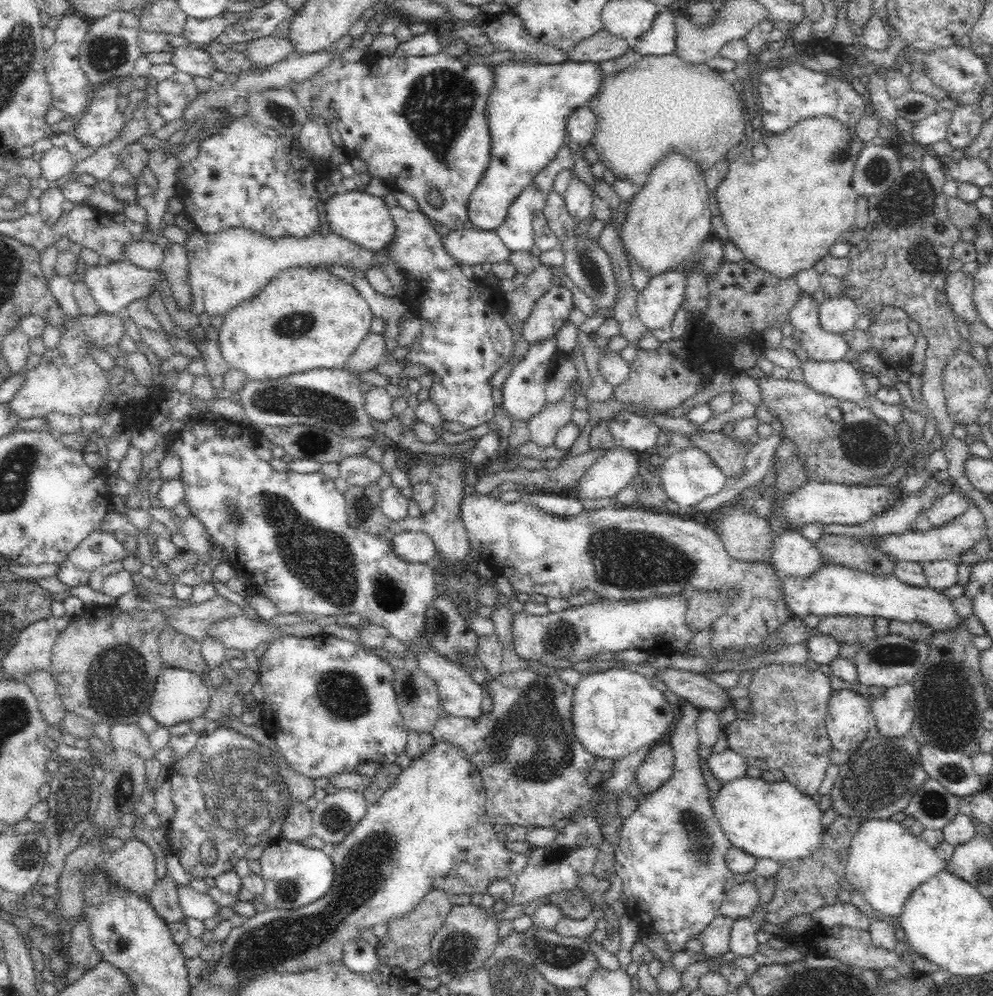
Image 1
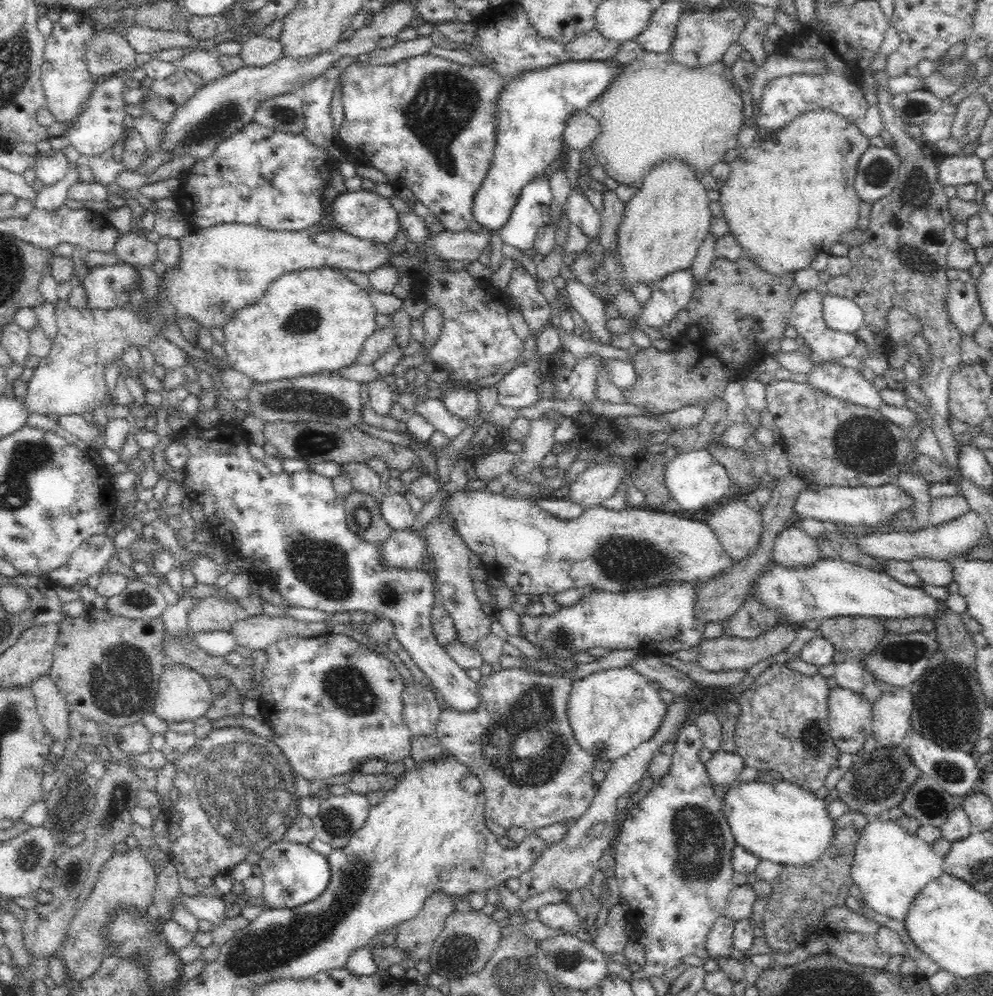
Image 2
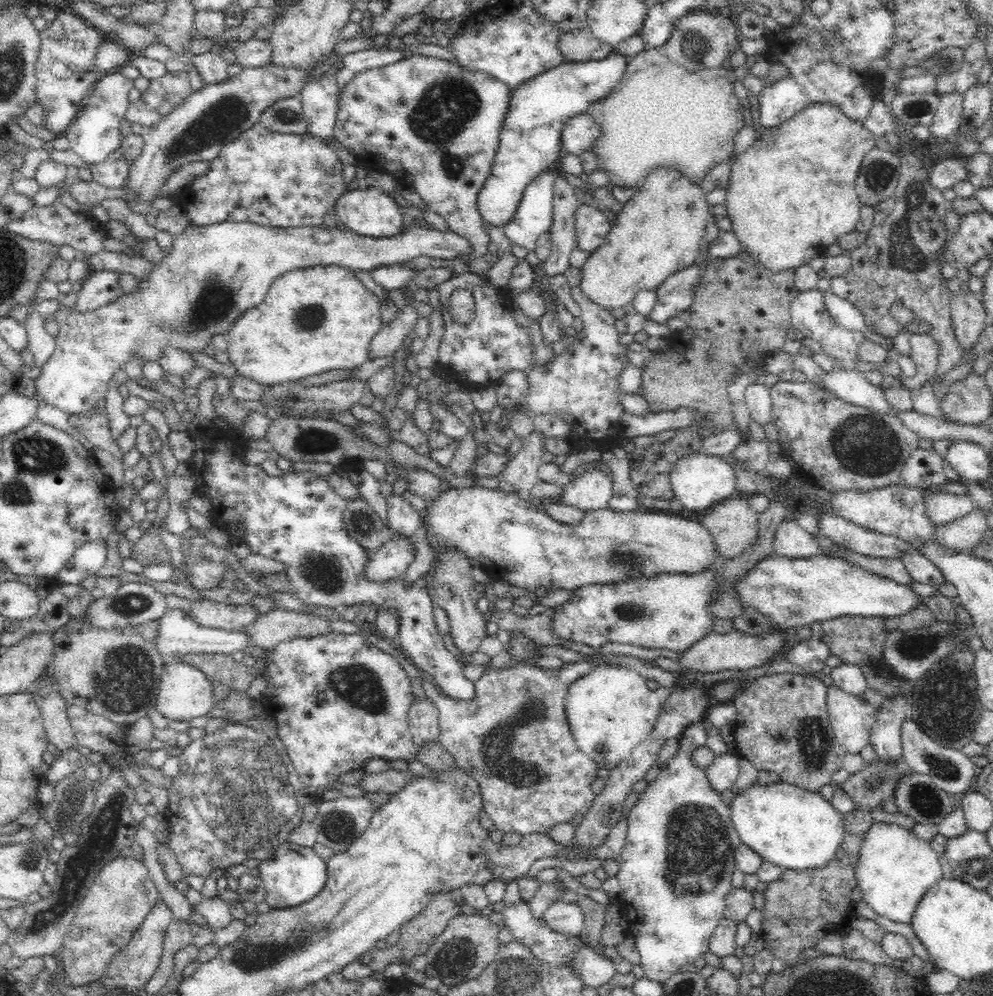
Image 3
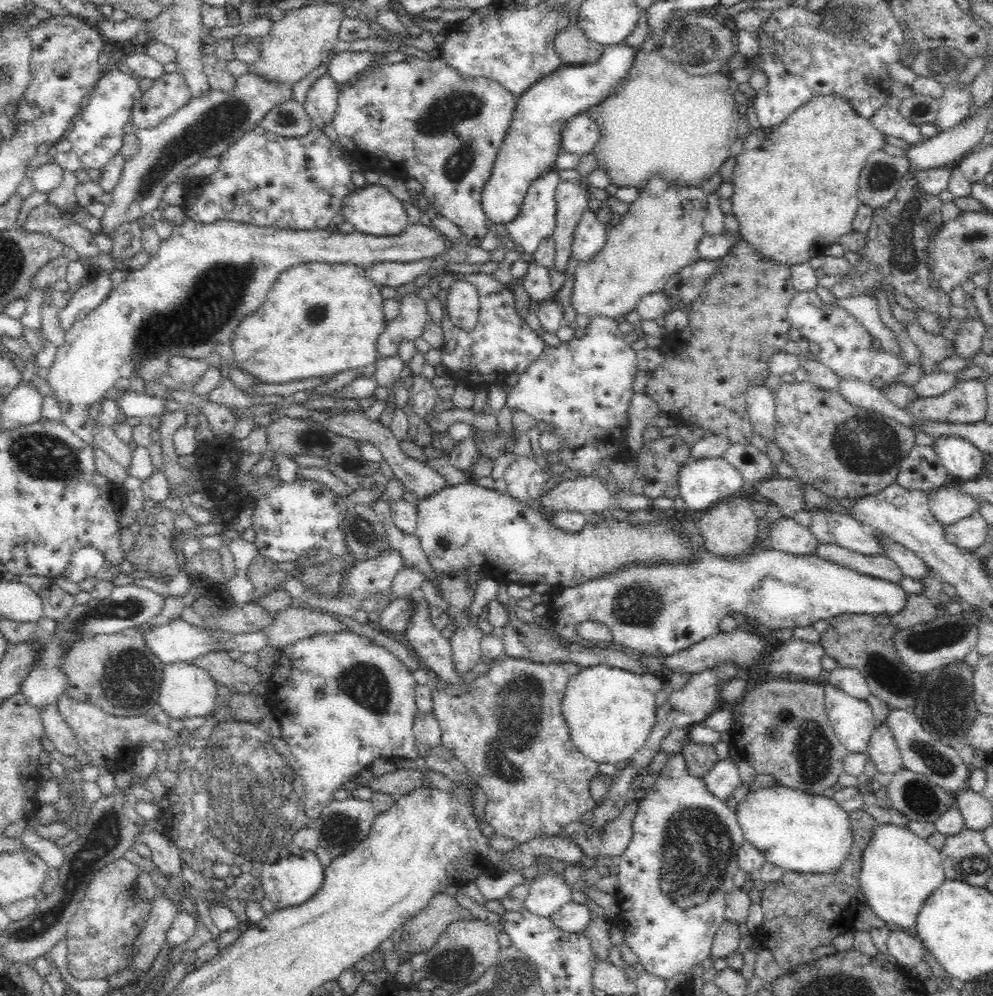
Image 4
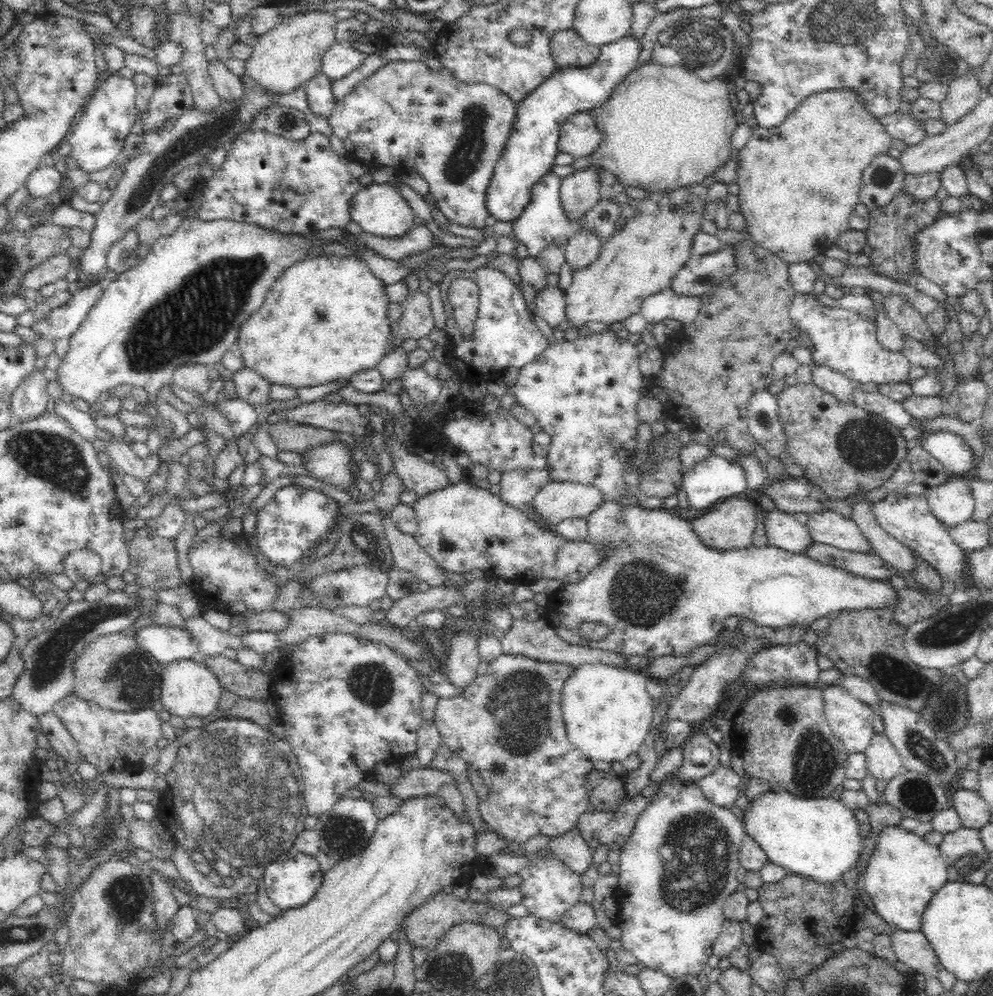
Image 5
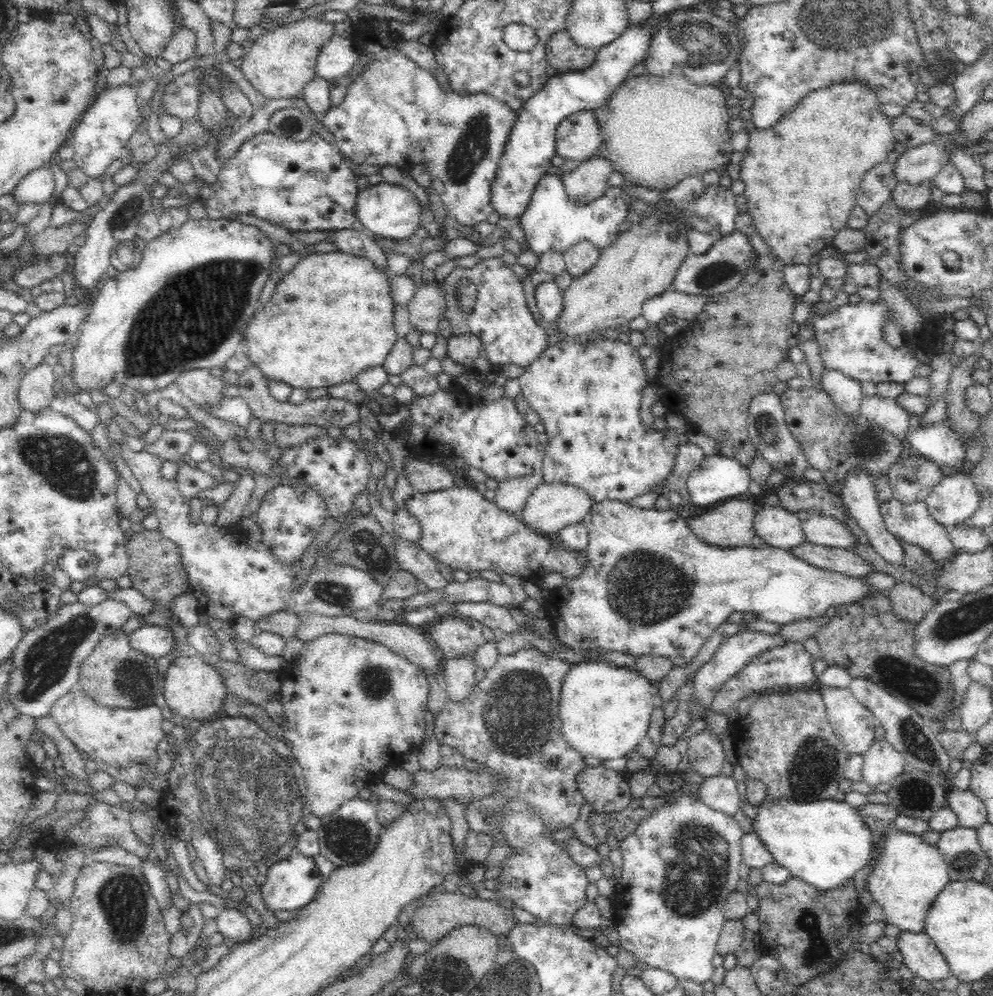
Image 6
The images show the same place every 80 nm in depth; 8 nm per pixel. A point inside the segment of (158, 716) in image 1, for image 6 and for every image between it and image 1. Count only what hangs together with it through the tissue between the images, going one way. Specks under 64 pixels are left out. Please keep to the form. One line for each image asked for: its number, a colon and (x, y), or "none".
2: (184, 694)
3: (185, 692)
4: (187, 690)
5: (189, 688)
6: (195, 690)

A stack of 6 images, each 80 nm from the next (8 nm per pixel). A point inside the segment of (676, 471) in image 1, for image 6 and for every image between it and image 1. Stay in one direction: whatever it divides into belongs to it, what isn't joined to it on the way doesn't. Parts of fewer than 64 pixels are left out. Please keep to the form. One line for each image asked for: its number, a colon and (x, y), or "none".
2: (694, 478)
3: (699, 481)
4: (703, 483)
5: (716, 478)
6: (718, 477)

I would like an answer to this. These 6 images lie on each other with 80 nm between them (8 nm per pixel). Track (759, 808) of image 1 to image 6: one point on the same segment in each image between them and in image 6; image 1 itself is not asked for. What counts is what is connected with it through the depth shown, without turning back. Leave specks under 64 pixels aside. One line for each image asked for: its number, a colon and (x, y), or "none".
2: (781, 822)
3: (791, 827)
4: (804, 833)
5: (817, 838)
6: (825, 843)

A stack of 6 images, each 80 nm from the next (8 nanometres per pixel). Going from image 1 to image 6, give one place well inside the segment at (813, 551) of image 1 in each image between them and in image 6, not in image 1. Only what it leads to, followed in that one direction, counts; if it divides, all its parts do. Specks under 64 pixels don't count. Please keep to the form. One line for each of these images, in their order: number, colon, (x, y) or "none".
2: (793, 547)
3: (790, 540)
4: (787, 535)
5: (783, 530)
6: (780, 528)

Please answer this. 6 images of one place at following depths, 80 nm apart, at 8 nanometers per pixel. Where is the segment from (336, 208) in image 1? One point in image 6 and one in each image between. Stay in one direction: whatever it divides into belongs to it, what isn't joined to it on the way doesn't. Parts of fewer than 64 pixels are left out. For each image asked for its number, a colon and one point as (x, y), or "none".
2: (364, 213)
3: (369, 211)
4: (373, 209)
5: (380, 209)
6: (387, 209)

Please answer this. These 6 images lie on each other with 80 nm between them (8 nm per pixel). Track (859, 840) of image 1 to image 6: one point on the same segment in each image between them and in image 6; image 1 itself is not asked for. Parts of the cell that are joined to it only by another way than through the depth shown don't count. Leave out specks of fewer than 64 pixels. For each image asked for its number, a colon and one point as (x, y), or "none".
2: (891, 865)
3: (896, 869)
4: (899, 871)
5: (904, 872)
6: (911, 873)

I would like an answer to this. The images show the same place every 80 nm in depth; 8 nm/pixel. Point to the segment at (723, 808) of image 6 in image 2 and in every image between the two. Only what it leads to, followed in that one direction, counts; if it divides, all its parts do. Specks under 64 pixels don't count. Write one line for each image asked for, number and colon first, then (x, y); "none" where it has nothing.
2: (723, 768)
3: (722, 773)
4: (722, 779)
5: (721, 787)

